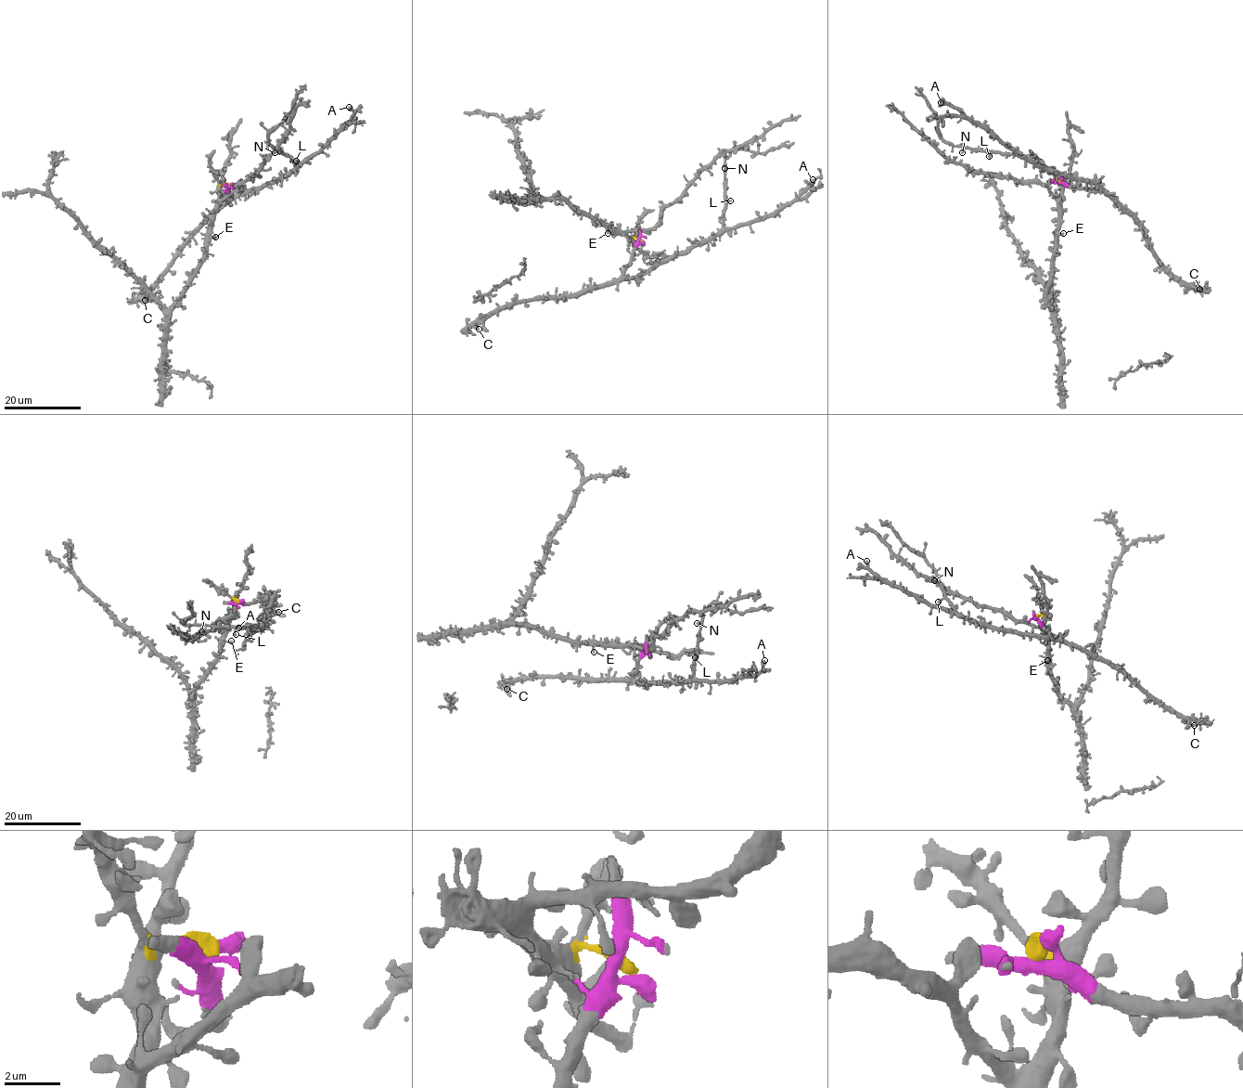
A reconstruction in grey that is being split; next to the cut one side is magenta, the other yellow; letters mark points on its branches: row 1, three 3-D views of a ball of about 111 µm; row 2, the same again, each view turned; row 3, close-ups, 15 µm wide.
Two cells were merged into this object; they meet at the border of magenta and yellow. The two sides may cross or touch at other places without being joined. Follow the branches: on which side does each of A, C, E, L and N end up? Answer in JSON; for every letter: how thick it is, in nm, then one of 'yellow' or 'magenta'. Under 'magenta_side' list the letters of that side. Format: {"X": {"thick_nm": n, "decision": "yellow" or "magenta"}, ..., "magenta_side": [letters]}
{"A": {"thick_nm": 550, "decision": "magenta"}, "C": {"thick_nm": 280, "decision": "magenta"}, "E": {"thick_nm": 190, "decision": "yellow"}, "L": {"thick_nm": 280, "decision": "magenta"}, "N": {"thick_nm": 160, "decision": "magenta"}, "magenta_side": ["A", "C", "L", "N"]}

